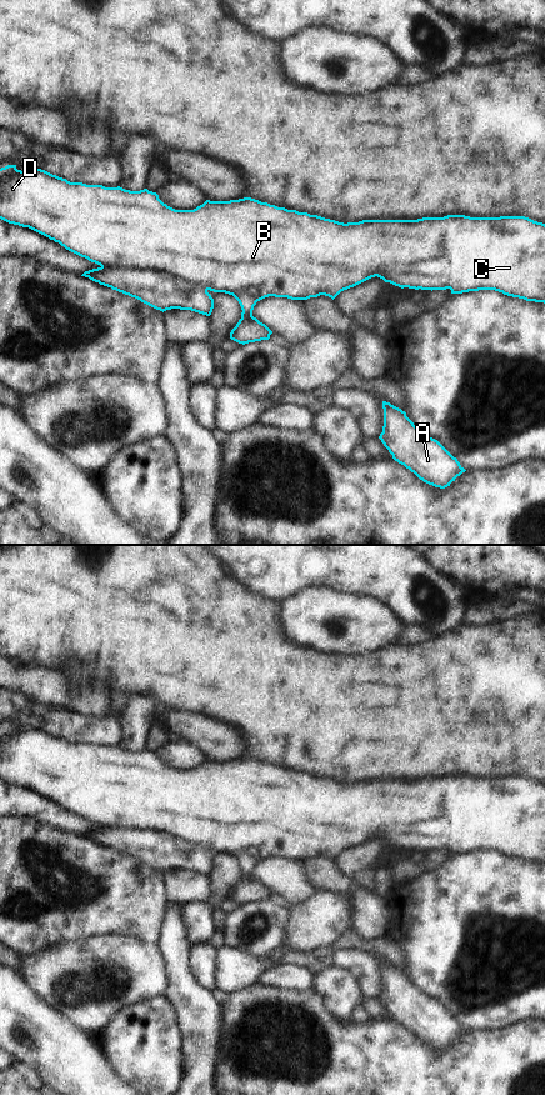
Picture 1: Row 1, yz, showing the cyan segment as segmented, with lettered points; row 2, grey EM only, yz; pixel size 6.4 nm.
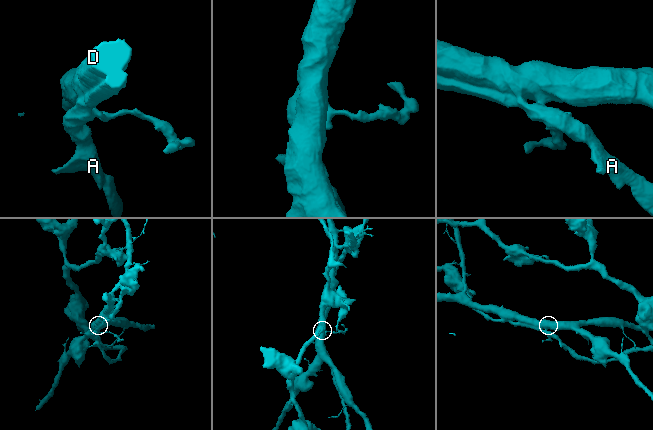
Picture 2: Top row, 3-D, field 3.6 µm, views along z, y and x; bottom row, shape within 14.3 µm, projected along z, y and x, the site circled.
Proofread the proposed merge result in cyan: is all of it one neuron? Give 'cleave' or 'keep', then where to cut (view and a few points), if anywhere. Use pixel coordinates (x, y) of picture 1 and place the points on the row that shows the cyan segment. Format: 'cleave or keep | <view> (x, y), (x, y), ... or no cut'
cleave | yz (101, 266), (126, 266), (168, 271), (199, 284), (206, 290)

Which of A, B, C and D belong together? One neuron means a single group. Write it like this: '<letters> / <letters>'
A / B C D

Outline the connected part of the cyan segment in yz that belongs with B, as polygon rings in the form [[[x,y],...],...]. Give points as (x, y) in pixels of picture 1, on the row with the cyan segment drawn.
[[[8,165],[0,169],[0,219],[29,228],[101,268],[158,270],[205,290],[232,295],[241,306],[241,319],[251,319],[256,302],[269,296],[308,300],[325,295],[334,300],[341,291],[375,276],[401,289],[450,289],[451,294],[495,290],[545,304],[545,224],[525,216],[448,215],[344,224],[251,198],[206,200],[194,210],[175,210],[148,189],[130,191],[120,186],[70,182],[41,169],[21,171],[16,165]]]

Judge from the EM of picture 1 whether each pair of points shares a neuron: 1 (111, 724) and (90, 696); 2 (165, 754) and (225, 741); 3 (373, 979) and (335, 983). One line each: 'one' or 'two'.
1: two
2: two
3: two

